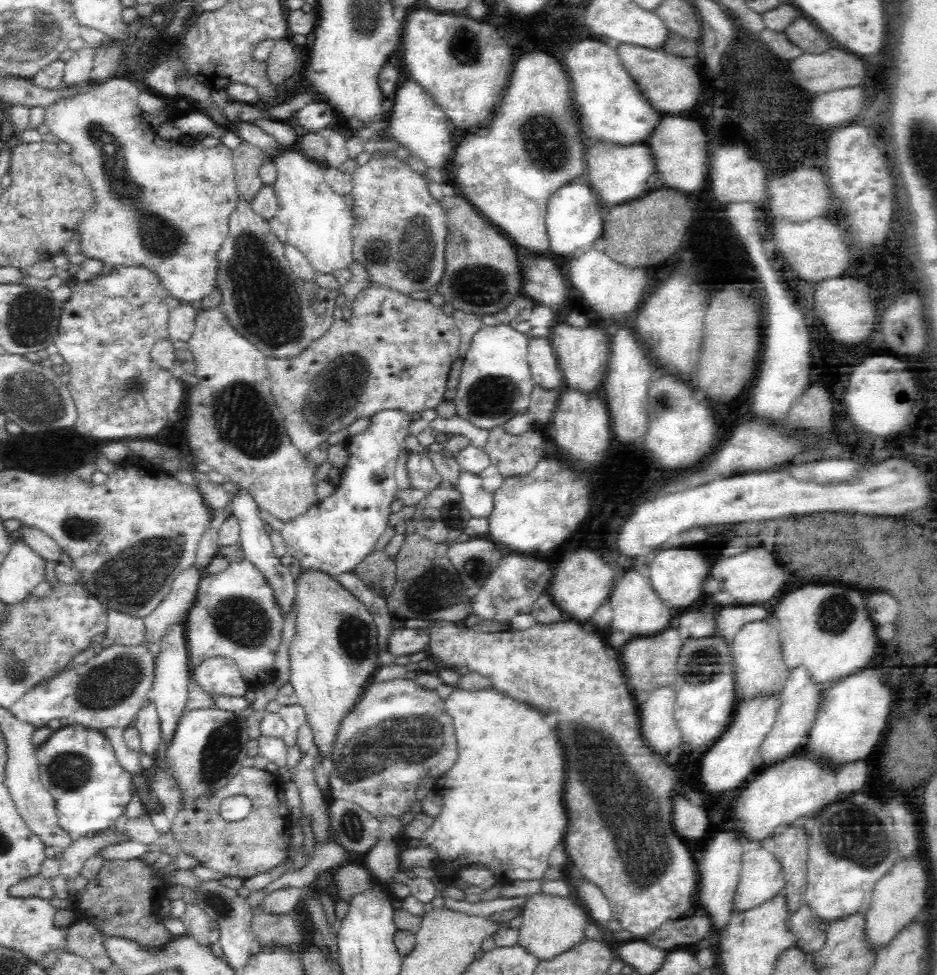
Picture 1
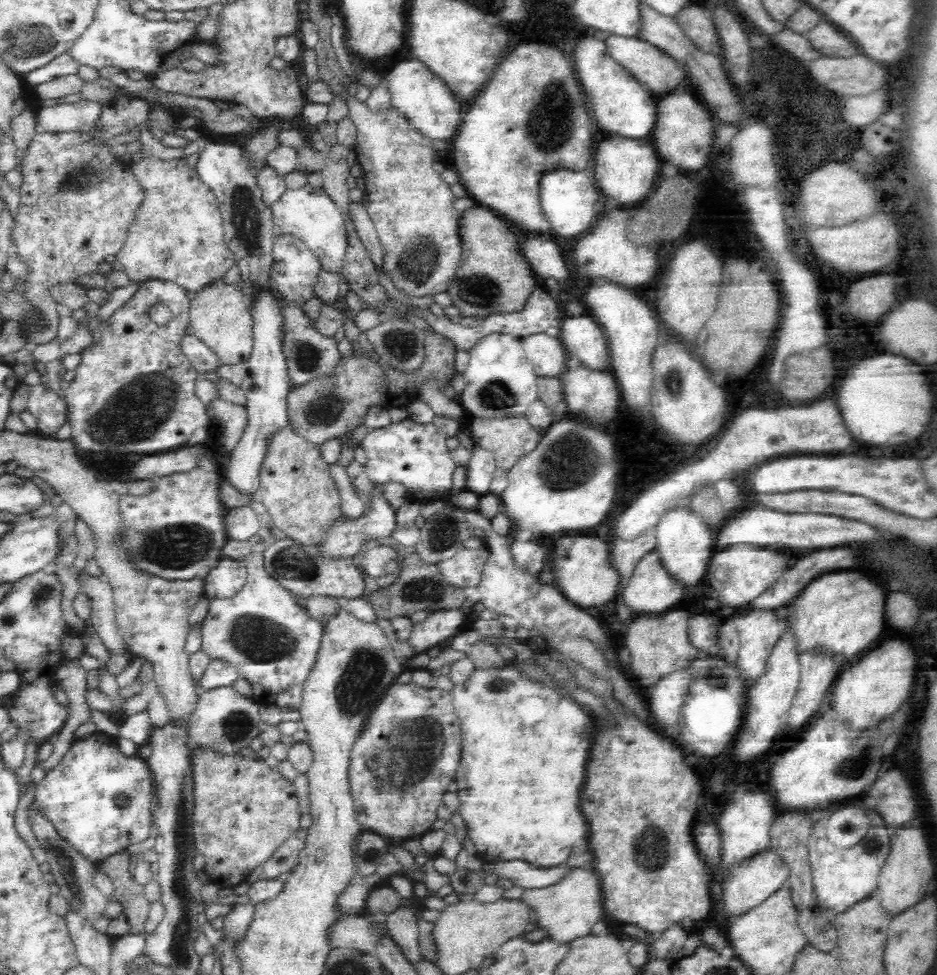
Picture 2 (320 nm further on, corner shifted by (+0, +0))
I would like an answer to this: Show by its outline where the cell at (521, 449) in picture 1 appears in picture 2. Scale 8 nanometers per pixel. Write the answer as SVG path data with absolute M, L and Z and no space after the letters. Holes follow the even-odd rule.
M524 415L484 420L469 418L467 419L467 427L476 446L494 453L497 468L506 471L509 471L520 458L530 454L532 450L536 450L536 446L543 436L541 430L528 424Z

